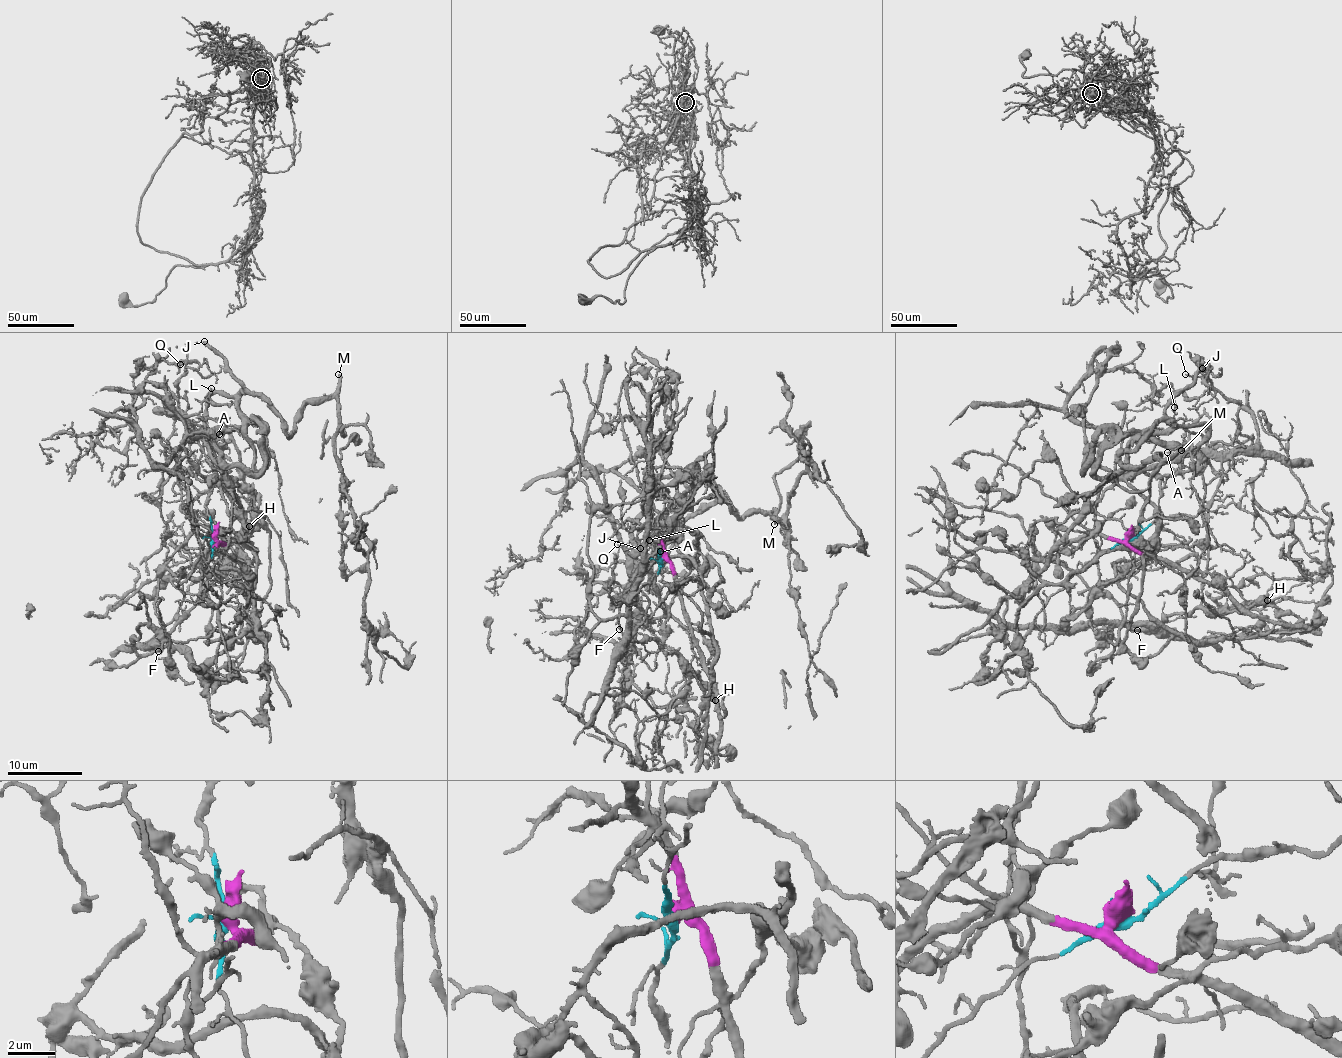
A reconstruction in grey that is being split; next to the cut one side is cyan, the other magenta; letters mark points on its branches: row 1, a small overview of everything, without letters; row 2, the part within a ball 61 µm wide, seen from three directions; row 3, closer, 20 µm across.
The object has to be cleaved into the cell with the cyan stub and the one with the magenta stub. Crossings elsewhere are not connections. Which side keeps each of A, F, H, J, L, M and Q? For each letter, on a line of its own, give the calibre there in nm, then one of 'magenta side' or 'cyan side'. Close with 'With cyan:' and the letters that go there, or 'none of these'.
A: calibre 110 nm; cyan side
F: calibre 110 nm; magenta side
H: calibre 700 nm; magenta side
J: calibre 320 nm; cyan side
L: calibre 150 nm; cyan side
M: calibre 280 nm; cyan side
Q: calibre 110 nm; cyan side
With cyan: A, J, L, M, Q

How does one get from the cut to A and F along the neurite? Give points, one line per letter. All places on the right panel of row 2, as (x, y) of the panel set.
A: (1130, 537), (1161, 517), (1199, 512), (1211, 500), (1222, 473), (1220, 462), (1202, 436), (1189, 436), (1166, 451)
F: (1130, 537), (1112, 541), (1099, 534), (1099, 580), (1086, 604), (1060, 628), (1070, 632), (1118, 622), (1137, 630)

